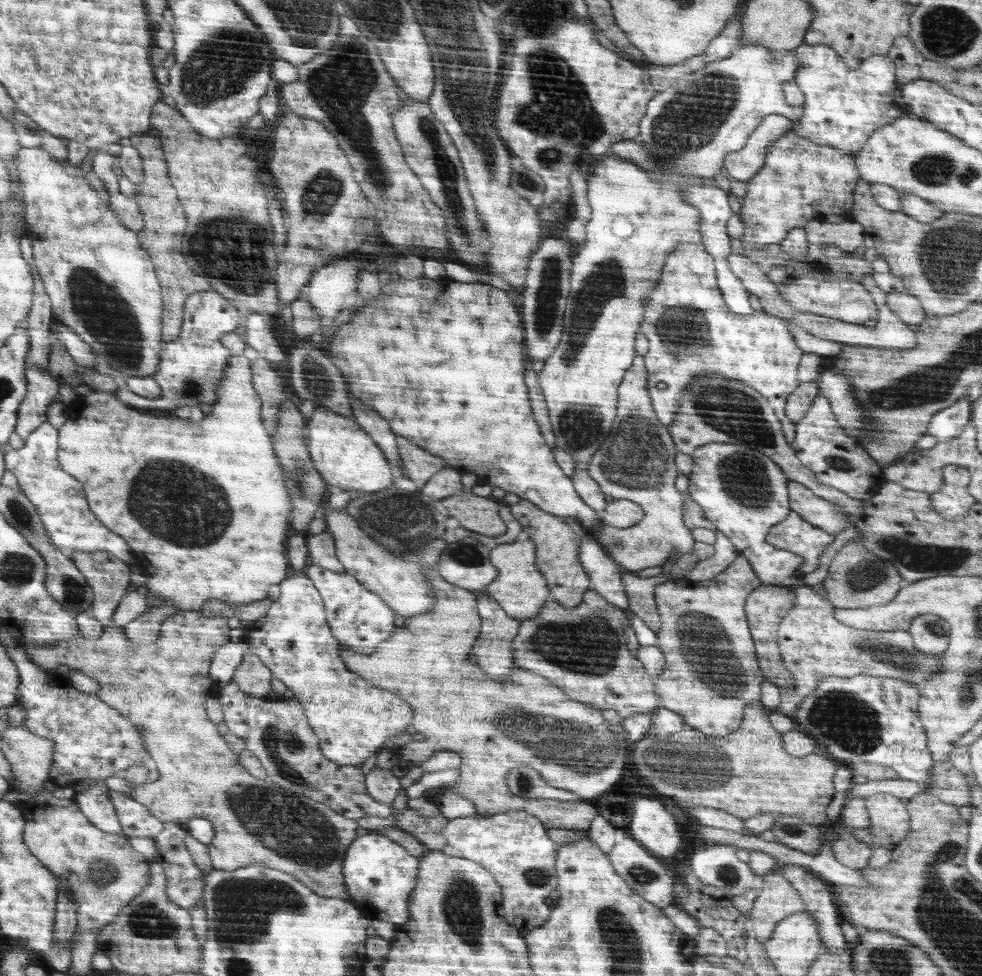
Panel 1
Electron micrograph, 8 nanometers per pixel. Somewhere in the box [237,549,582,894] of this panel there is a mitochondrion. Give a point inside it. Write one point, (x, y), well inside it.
(282, 747)

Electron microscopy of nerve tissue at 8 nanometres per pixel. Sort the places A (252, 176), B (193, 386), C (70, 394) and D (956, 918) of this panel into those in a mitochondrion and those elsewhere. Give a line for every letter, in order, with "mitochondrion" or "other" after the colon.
A: other
B: mitochondrion
C: other
D: mitochondrion

